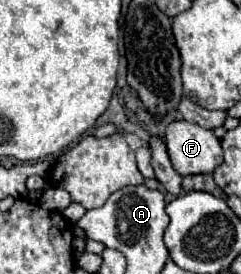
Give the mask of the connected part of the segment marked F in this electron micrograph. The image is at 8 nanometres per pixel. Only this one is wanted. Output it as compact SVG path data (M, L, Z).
M173 121L165 131L165 145L179 175L211 173L221 165L223 149L213 131L189 121Z

